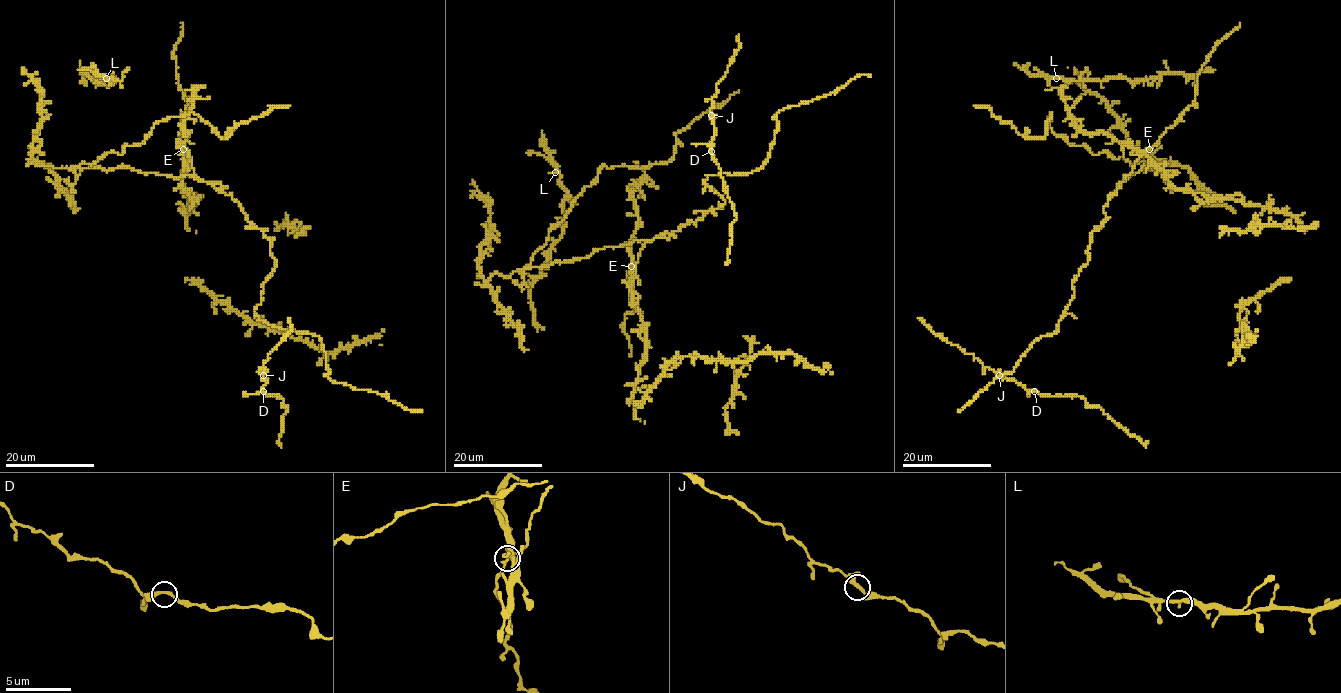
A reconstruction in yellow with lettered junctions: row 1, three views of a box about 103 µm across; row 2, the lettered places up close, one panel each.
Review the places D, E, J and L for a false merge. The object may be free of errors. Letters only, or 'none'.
E

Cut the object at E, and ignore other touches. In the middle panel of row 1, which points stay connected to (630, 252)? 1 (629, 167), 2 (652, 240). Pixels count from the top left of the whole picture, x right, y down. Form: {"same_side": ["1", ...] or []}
{"same_side": []}

